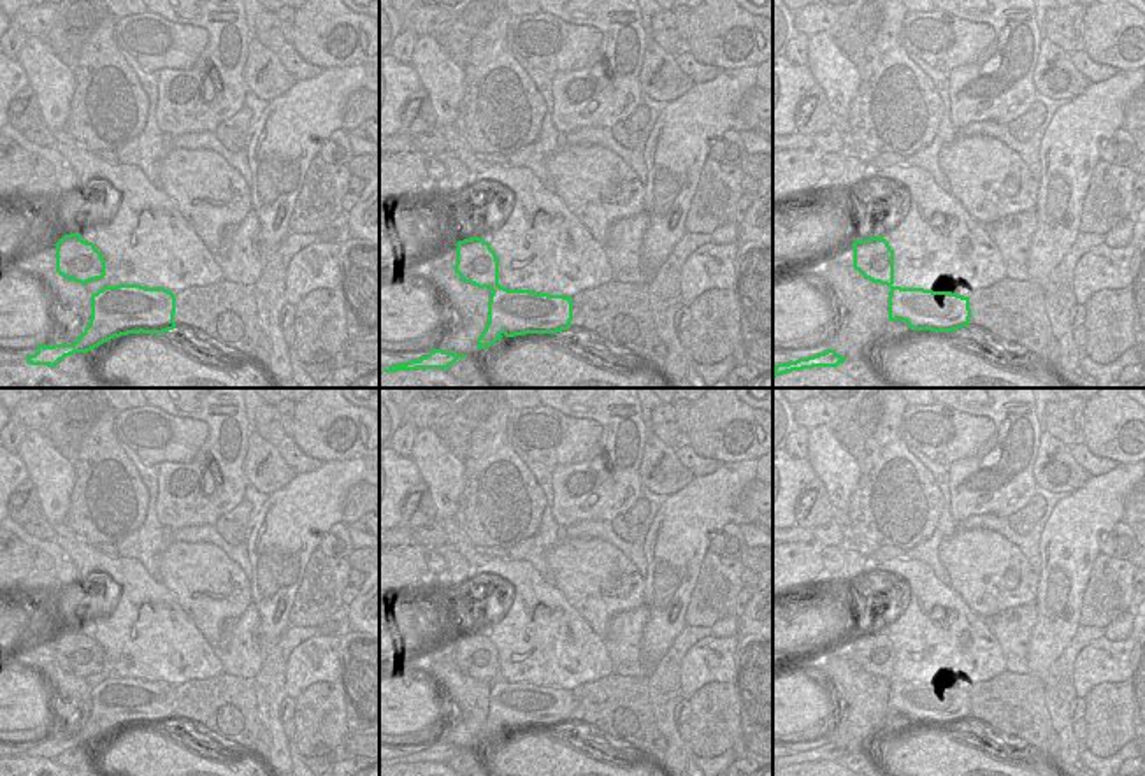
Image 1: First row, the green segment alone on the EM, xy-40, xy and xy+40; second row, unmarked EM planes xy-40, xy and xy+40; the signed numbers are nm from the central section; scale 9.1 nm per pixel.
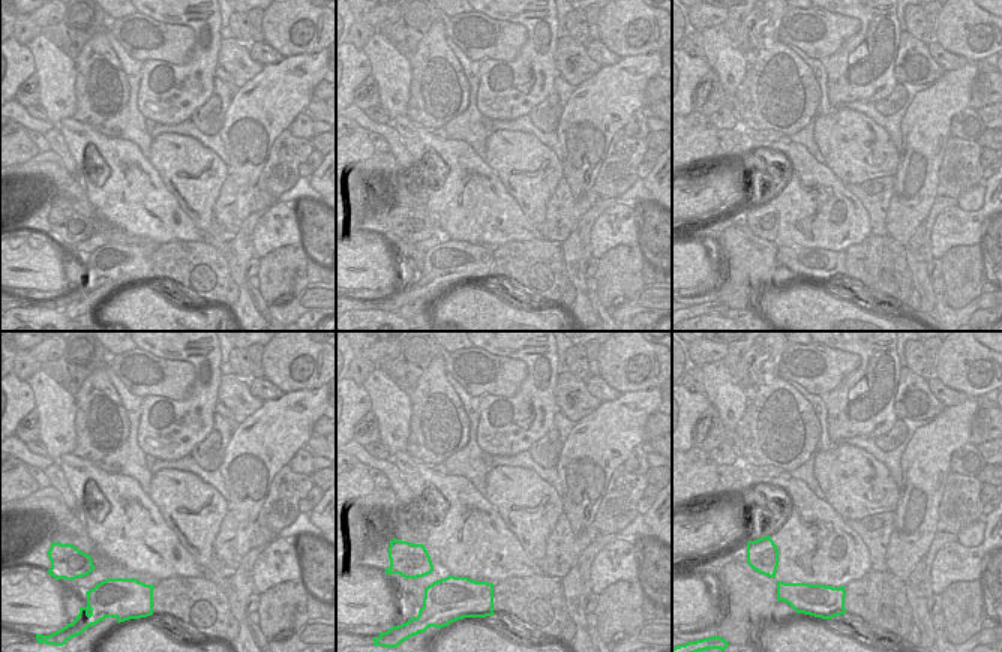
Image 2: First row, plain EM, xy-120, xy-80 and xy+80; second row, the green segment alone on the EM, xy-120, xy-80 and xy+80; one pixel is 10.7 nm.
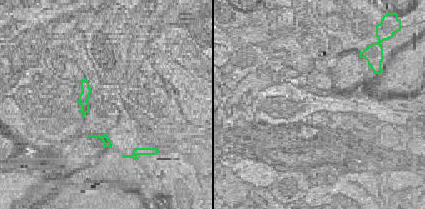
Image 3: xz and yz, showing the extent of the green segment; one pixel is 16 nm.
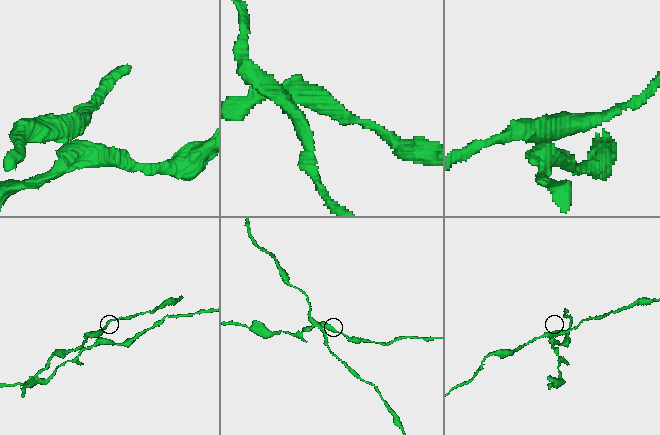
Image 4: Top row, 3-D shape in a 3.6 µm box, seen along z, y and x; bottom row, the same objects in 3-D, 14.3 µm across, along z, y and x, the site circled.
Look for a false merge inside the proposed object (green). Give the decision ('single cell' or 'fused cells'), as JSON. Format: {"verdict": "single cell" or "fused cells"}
{"verdict": "fused cells"}

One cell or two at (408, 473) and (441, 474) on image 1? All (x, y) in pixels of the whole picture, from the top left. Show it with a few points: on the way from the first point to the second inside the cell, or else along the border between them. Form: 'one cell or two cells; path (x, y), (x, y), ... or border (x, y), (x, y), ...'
two cells; border (411, 457), (422, 480)

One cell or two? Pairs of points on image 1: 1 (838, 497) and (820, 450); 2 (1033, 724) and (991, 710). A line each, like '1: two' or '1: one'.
1: one
2: one

